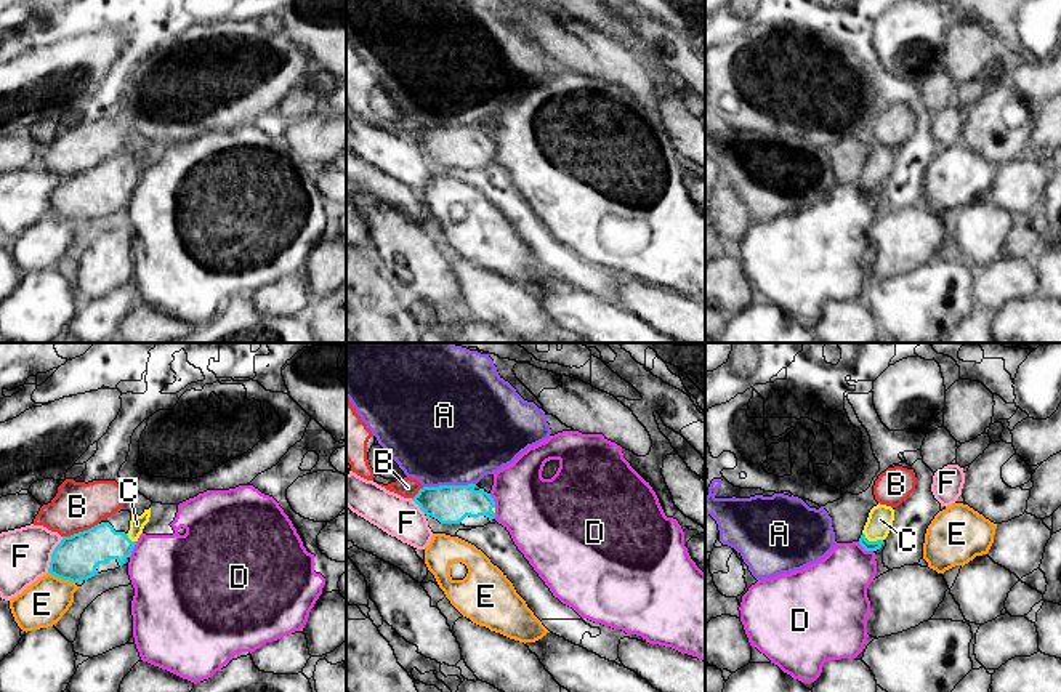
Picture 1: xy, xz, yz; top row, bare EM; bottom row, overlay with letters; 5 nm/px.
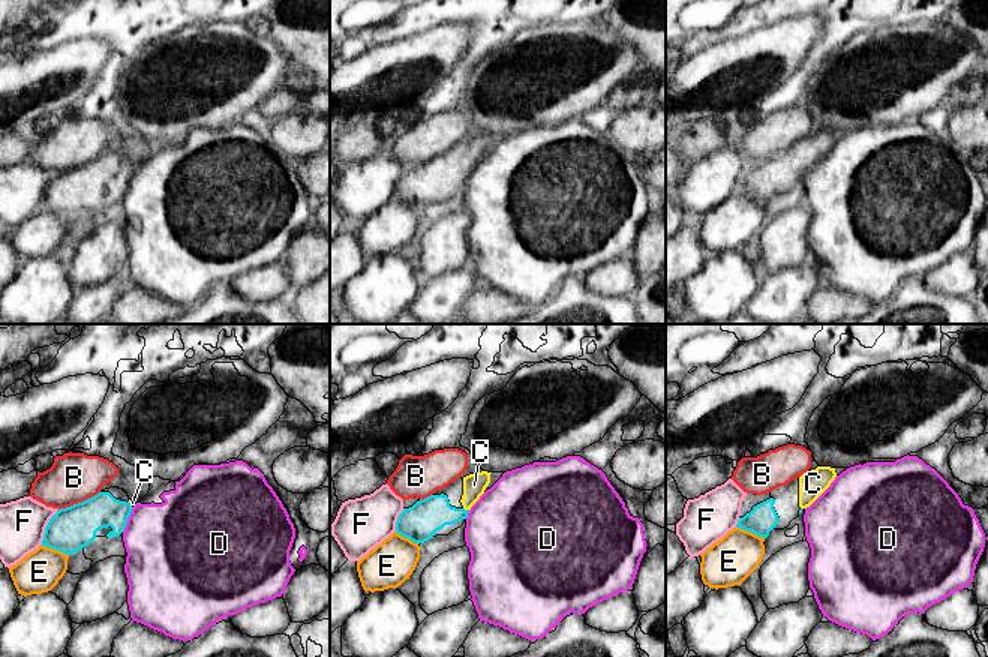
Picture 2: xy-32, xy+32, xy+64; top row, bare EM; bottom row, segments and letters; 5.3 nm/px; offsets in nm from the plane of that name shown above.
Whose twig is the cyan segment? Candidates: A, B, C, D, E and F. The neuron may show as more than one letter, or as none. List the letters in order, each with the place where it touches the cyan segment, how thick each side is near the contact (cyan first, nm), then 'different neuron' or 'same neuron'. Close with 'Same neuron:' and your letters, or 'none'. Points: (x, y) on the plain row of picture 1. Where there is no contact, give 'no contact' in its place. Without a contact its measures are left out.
A: contact xz (449, 127); calibres 190 and 500 nm; different neuron
B: contact xy (80, 173); calibres 220 and 240 nm; different neuron
C: contact yz (872, 183); calibres 50 and 130 nm; same neuron
D: contact yz (866, 191); calibres 50 and 320 nm; different neuron
E: contact xy (61, 220); calibres 220 and 240 nm; different neuron
F: contact xy (52, 196); calibres 220 and 260 nm; different neuron
Same neuron: C

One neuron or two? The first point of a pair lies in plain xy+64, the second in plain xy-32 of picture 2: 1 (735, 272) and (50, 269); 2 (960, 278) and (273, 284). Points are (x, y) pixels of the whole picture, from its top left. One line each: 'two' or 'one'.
1: one
2: one

